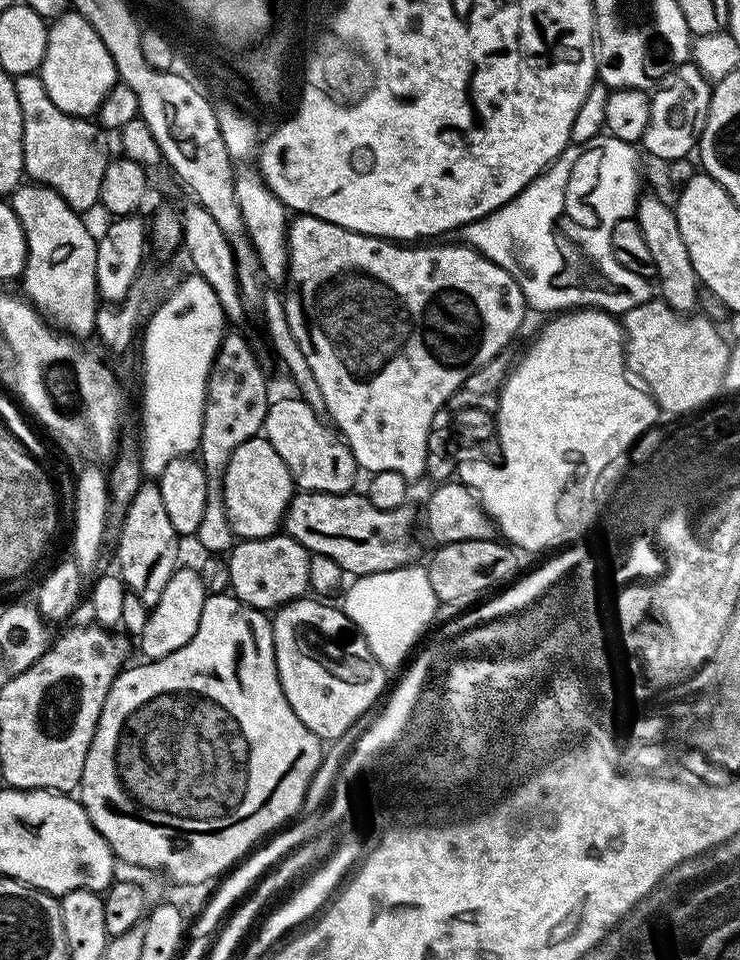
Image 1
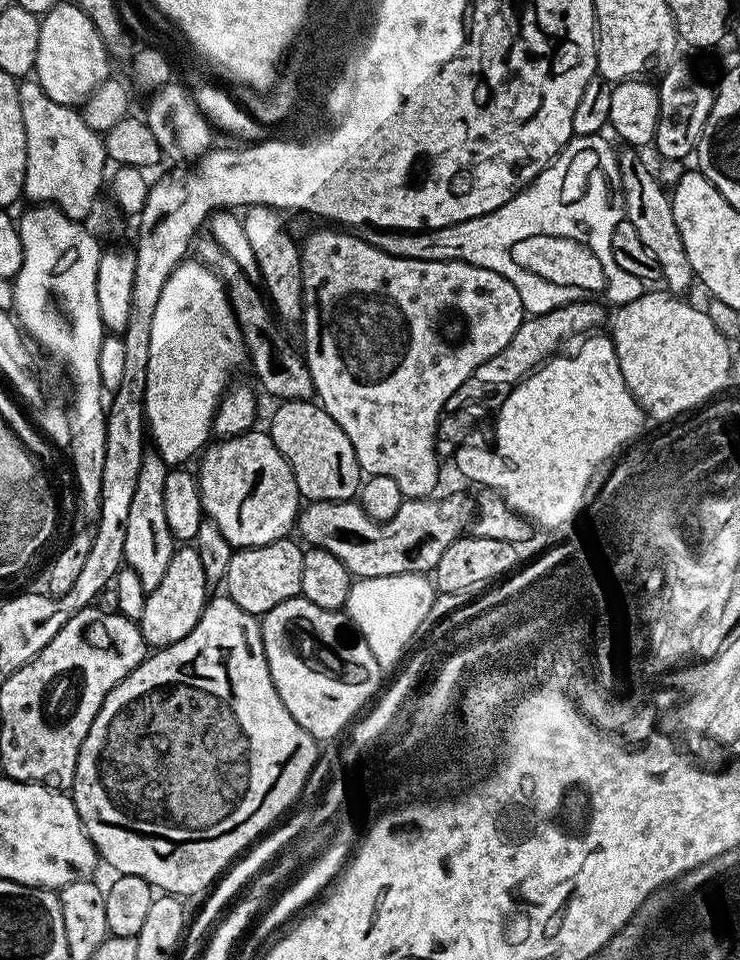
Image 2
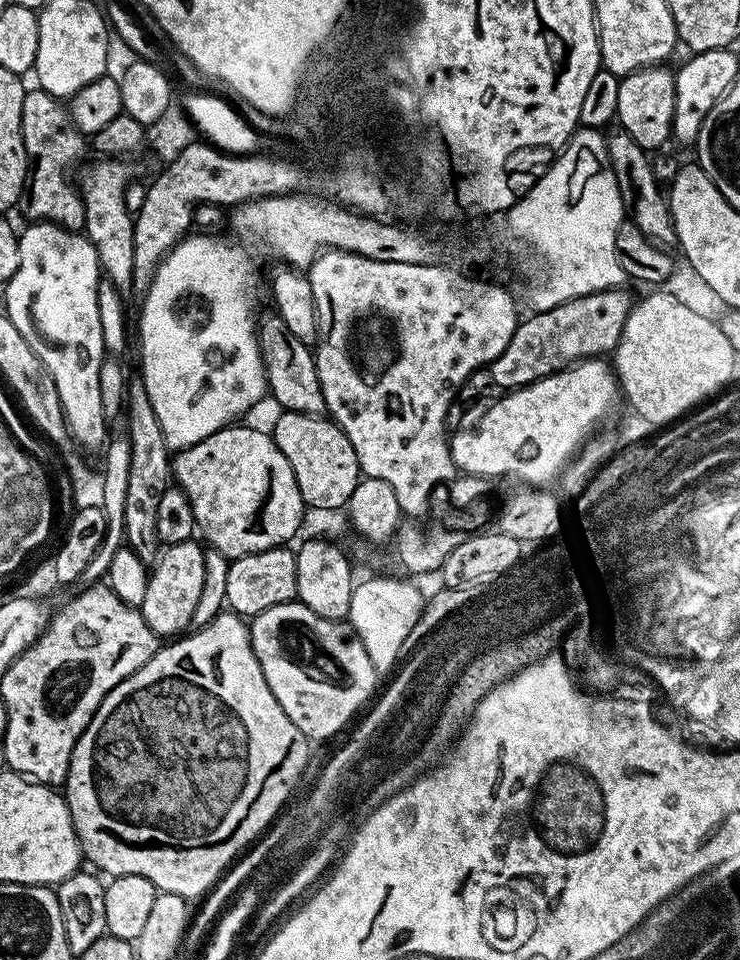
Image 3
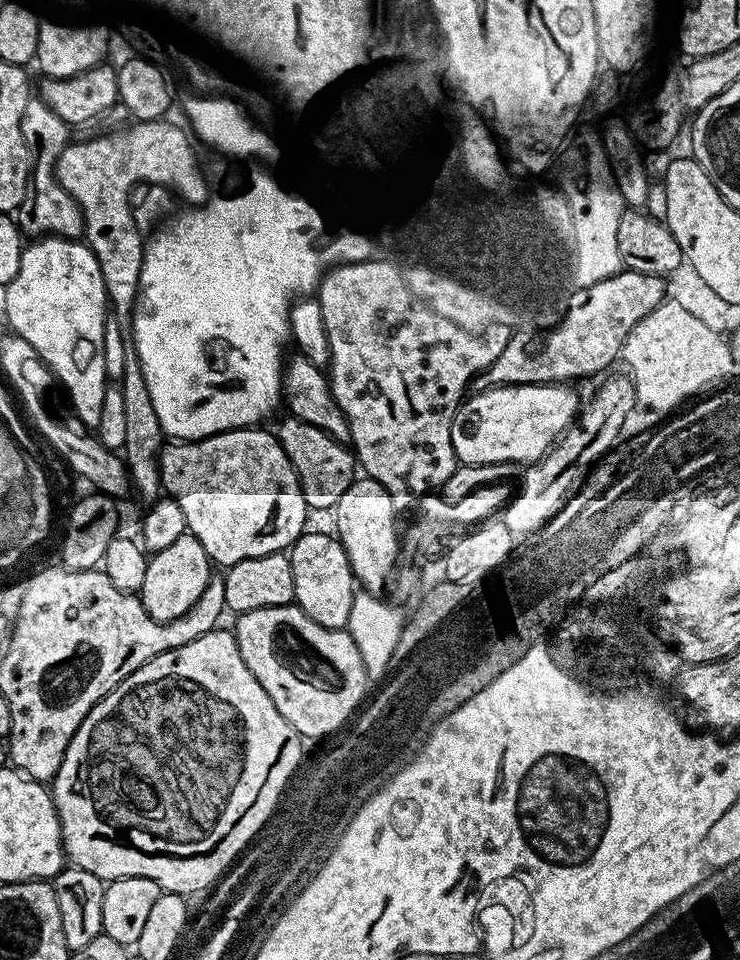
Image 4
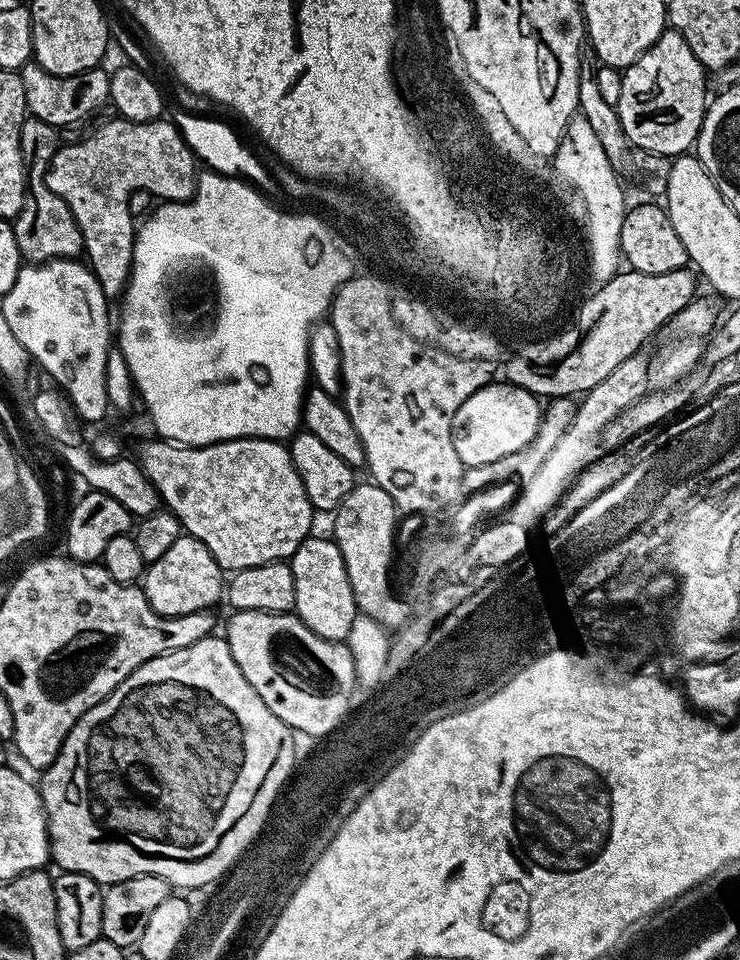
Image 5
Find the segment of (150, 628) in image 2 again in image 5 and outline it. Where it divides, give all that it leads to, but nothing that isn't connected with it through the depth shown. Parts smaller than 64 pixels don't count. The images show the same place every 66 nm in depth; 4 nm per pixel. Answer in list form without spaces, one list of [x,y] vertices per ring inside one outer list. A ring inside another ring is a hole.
[[[182,534],[158,562],[147,565],[142,587],[154,612],[163,616],[181,616],[211,609],[219,600],[221,603],[226,592],[226,576],[202,542]]]

